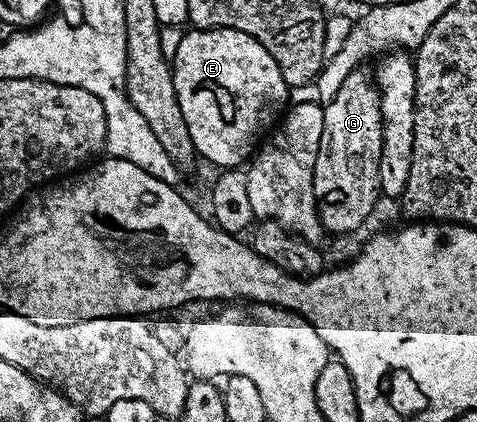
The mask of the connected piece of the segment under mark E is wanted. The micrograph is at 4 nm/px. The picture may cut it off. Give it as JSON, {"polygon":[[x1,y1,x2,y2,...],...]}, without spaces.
{"polygon":[[219,27,218,29,210,29,209,31,188,29,188,32,181,37,180,44,176,47,176,56,174,54,171,56,170,66,174,89,178,97,178,105,182,109,182,117,186,117,186,129,190,129,190,141,194,141,194,149,197,156,203,162,205,159,206,162,213,163,216,169,236,169,241,165,247,164,253,158,258,144,265,138,266,133,273,130,278,116,285,110,286,104,289,102,288,94,290,94,290,88,286,80,282,77,282,69,278,69,278,61,274,61,274,57,270,57,270,53,266,53,266,49,254,37,250,37,238,29]]}

